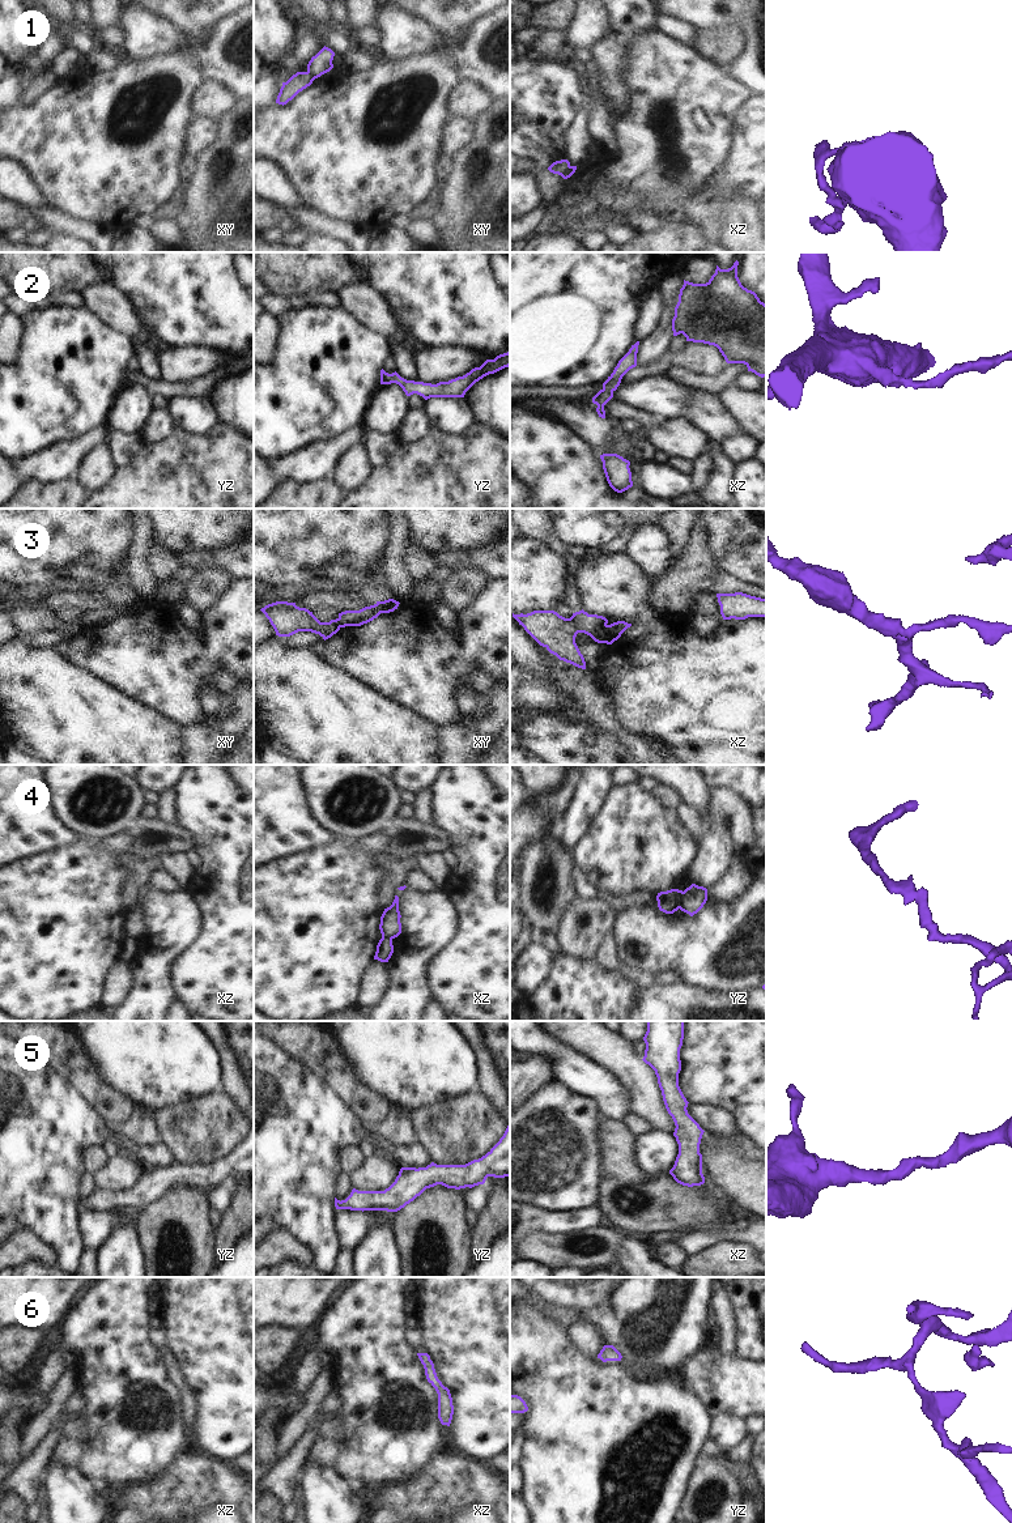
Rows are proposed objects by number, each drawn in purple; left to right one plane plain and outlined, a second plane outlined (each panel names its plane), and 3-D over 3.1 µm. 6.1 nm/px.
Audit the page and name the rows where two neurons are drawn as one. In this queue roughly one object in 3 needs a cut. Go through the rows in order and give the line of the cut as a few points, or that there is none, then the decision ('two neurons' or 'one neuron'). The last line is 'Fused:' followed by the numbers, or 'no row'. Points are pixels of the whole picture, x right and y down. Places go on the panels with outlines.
1: xz (570, 166), (561, 175) | two neurons
2: no cut | one neuron
3: xz (606, 624), (590, 635) | two neurons
4: yz (684, 892), (679, 907) | two neurons
5: no cut | one neuron
6: no cut | one neuron
Fused: 1, 3, 4

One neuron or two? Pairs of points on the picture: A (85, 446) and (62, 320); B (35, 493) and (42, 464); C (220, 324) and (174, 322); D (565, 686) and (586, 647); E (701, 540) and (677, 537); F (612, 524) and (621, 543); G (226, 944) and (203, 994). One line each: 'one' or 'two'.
A: two
B: two
C: one
D: two
E: two
F: two
G: one

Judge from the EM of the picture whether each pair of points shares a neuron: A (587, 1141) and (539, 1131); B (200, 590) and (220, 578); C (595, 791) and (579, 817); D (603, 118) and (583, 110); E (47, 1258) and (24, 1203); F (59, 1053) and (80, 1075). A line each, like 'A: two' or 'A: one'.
A: one
B: one
C: one
D: two
E: two
F: one

